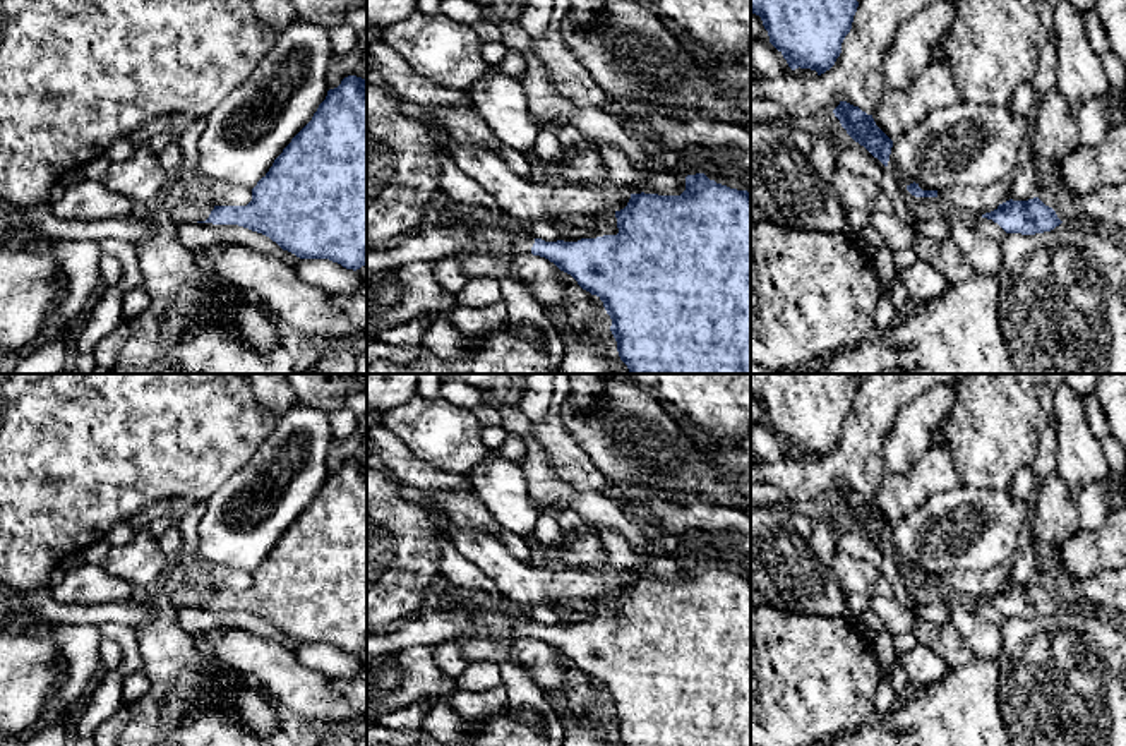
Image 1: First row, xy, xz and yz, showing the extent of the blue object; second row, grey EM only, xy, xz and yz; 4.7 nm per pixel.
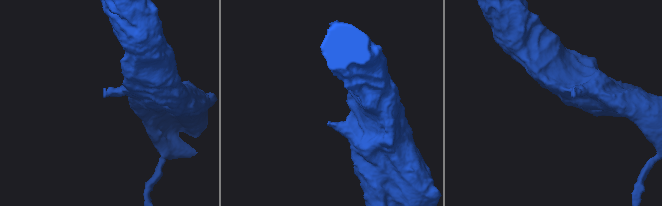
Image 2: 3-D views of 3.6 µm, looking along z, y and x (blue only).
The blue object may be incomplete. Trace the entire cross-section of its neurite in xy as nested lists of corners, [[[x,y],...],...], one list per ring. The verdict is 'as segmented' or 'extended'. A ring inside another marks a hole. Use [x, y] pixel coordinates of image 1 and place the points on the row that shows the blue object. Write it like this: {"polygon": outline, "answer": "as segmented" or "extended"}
{"polygon": [[[348,75],[341,81],[341,84],[334,89],[327,91],[326,99],[319,105],[317,111],[314,113],[312,120],[291,139],[291,142],[283,149],[283,153],[274,159],[269,171],[257,182],[257,185],[252,189],[252,201],[247,206],[214,206],[209,218],[206,221],[197,223],[213,223],[213,225],[238,225],[243,228],[249,228],[252,232],[262,233],[269,237],[273,242],[276,242],[283,250],[288,250],[295,254],[300,259],[329,259],[332,262],[341,264],[346,269],[360,269],[367,264],[367,81],[356,75]]], "answer": "as segmented"}

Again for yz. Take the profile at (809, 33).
{"polygon": [[[751,0],[751,12],[761,17],[770,43],[783,55],[788,67],[811,69],[818,75],[830,70],[840,57],[857,7],[857,0]]], "answer": "as segmented"}

